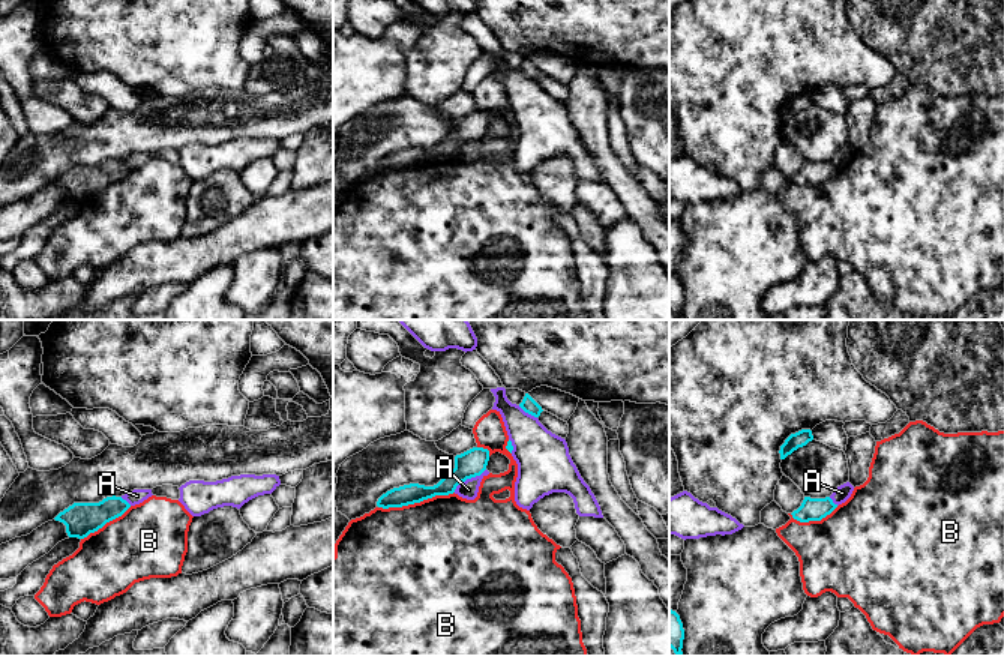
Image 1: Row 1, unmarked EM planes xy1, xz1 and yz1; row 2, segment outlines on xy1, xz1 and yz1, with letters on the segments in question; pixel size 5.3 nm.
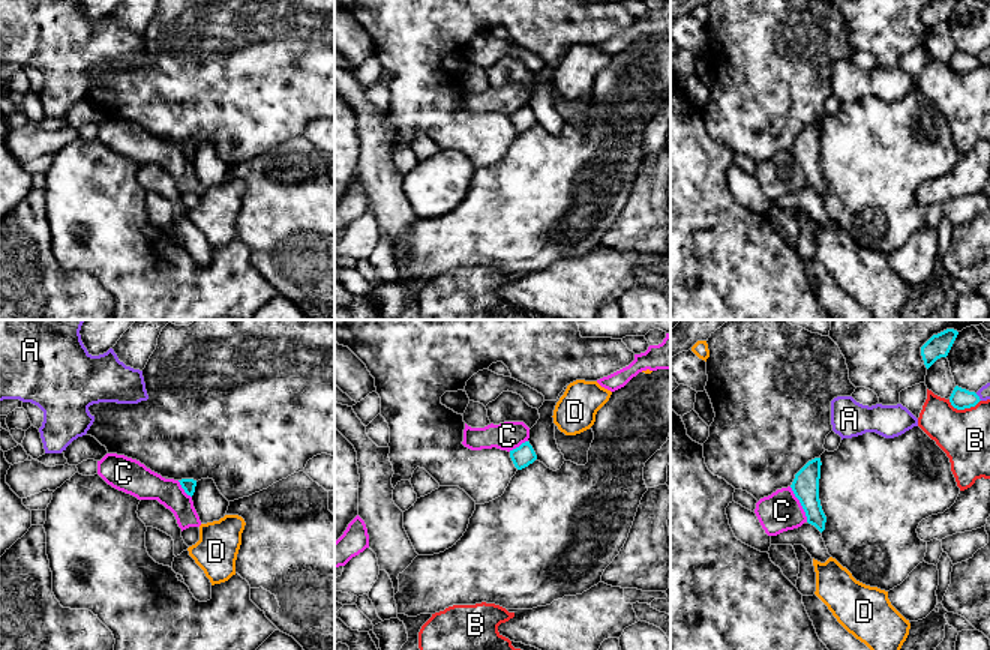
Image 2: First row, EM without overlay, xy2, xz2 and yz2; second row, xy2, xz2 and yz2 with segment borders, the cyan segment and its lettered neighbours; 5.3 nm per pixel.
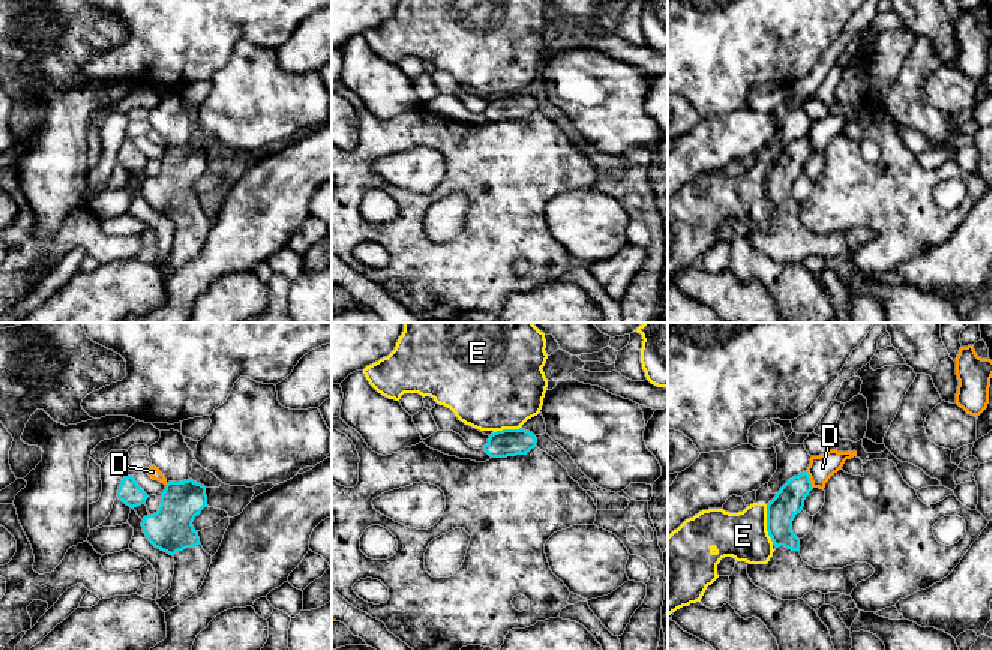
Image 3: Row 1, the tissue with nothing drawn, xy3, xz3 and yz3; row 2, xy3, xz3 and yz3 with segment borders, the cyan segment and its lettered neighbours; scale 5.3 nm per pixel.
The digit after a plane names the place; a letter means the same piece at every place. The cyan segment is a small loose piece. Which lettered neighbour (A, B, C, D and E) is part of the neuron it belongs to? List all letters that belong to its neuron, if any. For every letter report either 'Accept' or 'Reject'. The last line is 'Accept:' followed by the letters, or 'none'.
A: Reject
B: Reject
C: Reject
D: Reject
E: Reject
Accept: none

